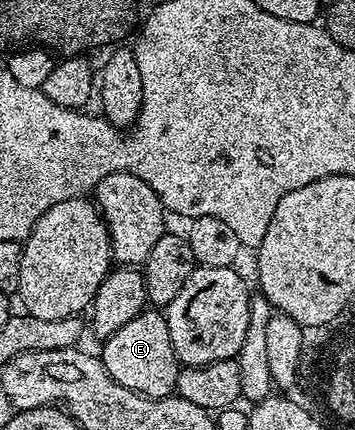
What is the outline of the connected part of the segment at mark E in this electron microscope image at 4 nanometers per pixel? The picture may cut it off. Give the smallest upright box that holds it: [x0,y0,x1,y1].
[99,308,179,397]

